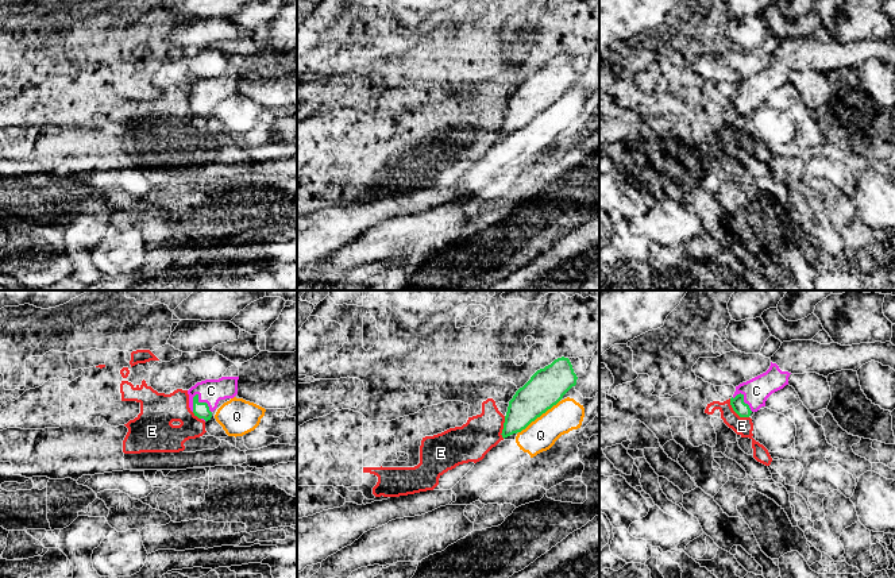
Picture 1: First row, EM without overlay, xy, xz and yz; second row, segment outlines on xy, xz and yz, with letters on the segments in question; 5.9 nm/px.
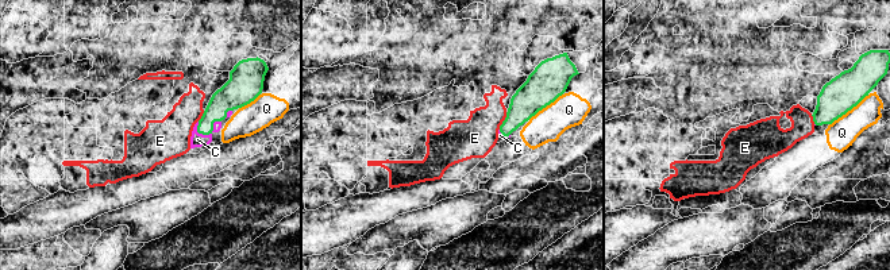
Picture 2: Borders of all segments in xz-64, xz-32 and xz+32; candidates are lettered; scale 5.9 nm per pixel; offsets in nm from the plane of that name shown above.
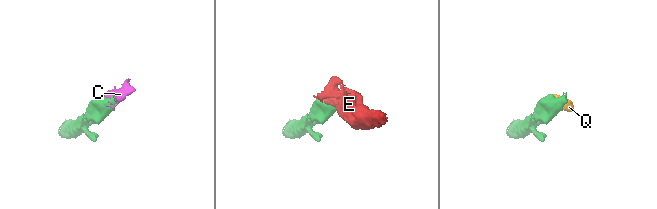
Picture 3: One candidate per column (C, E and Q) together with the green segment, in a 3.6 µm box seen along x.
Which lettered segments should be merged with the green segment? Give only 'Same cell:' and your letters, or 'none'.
Same cell: C

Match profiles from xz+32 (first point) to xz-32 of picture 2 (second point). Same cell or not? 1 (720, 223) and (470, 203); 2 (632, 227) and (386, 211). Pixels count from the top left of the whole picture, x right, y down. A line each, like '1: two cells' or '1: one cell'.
1: one cell
2: one cell

